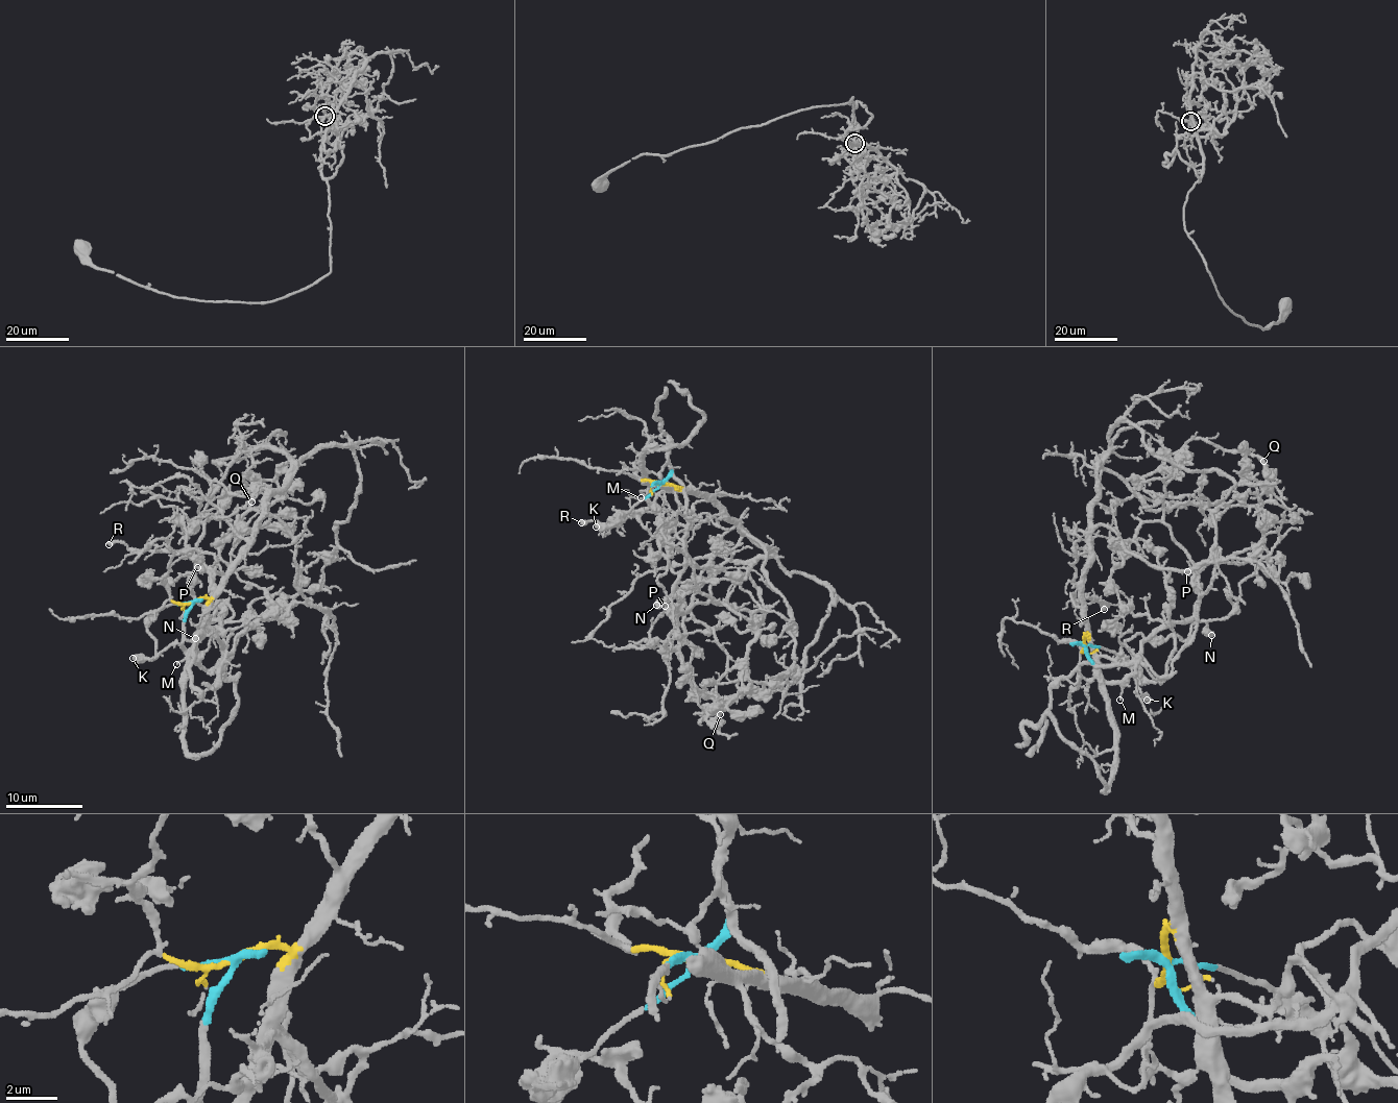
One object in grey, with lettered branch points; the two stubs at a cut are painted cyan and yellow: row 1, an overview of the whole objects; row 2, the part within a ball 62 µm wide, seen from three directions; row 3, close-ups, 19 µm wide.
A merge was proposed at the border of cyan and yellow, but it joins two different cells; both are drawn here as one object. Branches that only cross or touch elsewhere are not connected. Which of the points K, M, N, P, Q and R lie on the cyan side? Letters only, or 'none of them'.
K, M, N

